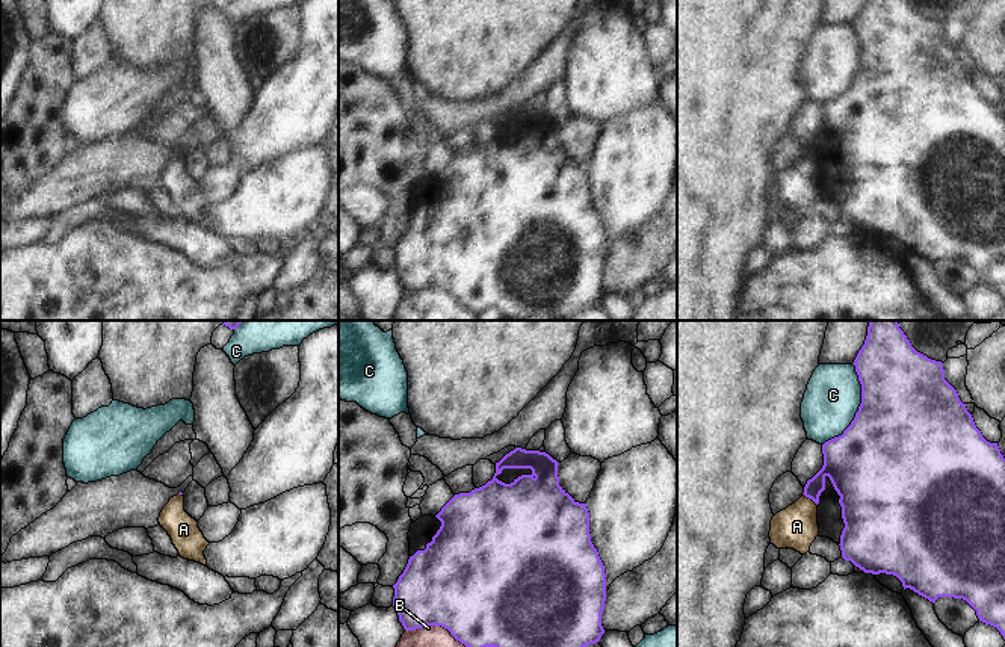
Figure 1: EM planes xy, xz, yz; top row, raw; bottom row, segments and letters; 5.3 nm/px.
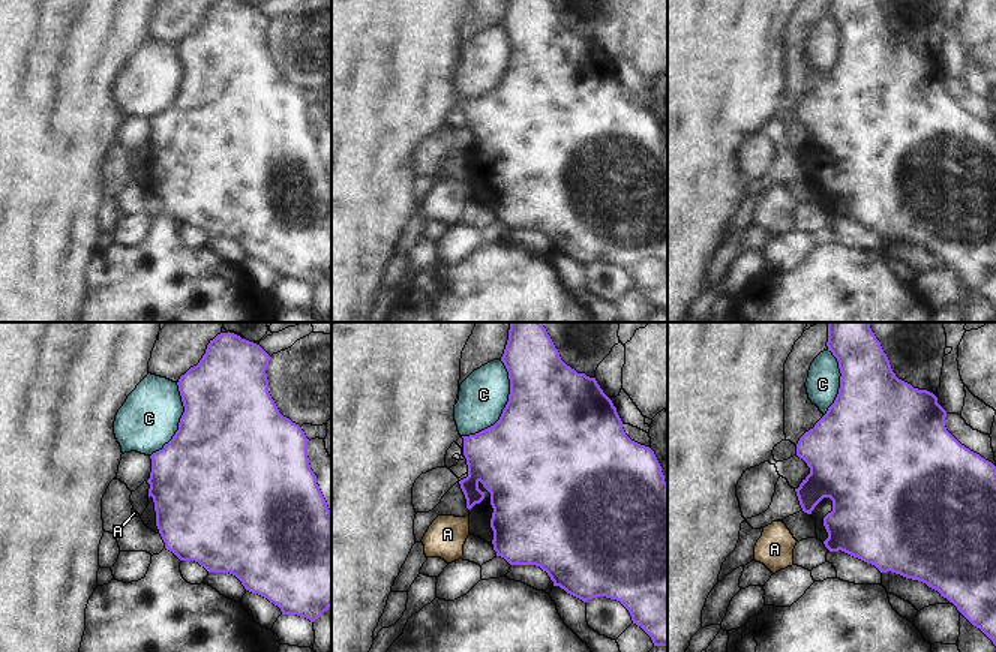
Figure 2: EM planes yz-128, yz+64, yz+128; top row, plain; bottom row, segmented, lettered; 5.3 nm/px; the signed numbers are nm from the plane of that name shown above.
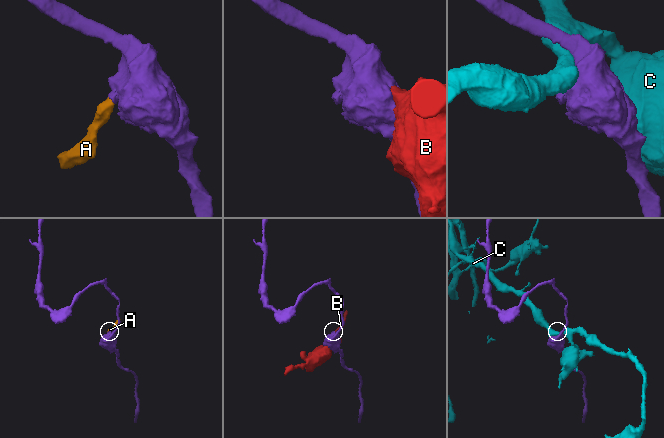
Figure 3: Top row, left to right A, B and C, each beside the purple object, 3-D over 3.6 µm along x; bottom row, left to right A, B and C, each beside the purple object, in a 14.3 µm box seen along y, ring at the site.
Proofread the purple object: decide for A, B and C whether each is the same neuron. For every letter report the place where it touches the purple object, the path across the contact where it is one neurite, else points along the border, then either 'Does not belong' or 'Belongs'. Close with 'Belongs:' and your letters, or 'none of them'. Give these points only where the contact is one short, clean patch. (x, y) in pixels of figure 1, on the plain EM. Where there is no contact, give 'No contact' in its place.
A: Touches purple at yz (810, 159). Boundary: yz (803, 154), (816, 167). Does not belong
B: Touches purple at xz (442, 287). Does not belong
C: Touches purple at yz (859, 70). Does not belong
Belongs: none of them

